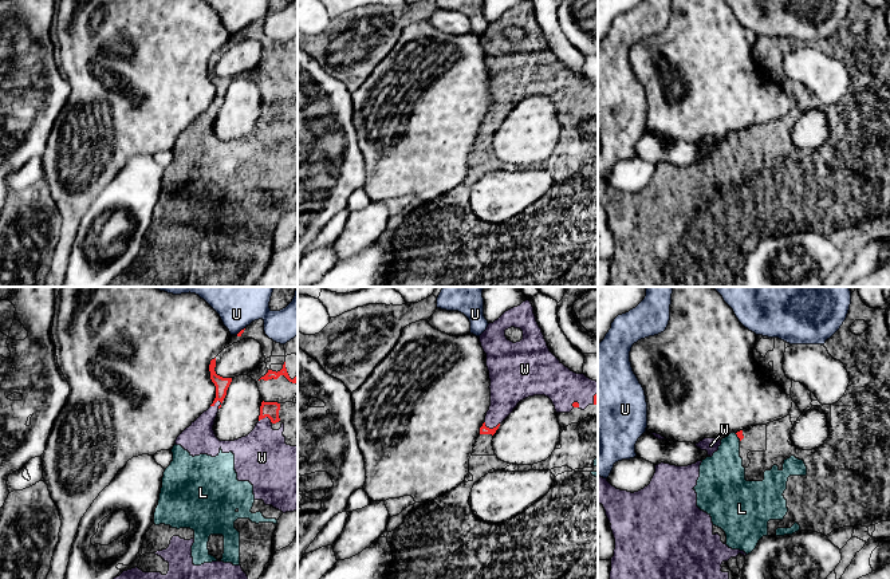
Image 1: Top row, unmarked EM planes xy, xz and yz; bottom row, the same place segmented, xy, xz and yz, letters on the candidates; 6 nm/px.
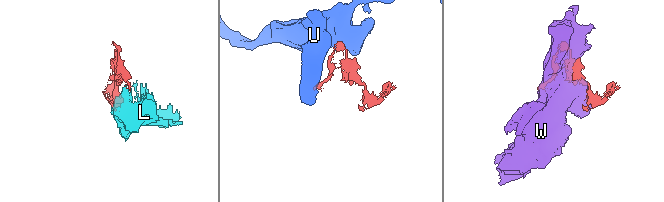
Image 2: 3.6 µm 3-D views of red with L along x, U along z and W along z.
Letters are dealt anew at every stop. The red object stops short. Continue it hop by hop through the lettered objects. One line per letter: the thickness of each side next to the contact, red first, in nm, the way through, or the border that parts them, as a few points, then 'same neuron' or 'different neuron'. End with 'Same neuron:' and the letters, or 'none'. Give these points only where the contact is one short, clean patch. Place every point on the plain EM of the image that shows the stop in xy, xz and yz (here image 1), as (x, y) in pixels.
L: 40/260 nm | same neuron
U: 20/190 nm | along xy (244, 27), (236, 34) | different neuron
W: 50/190 nm | same neuron
Same neuron: L, W

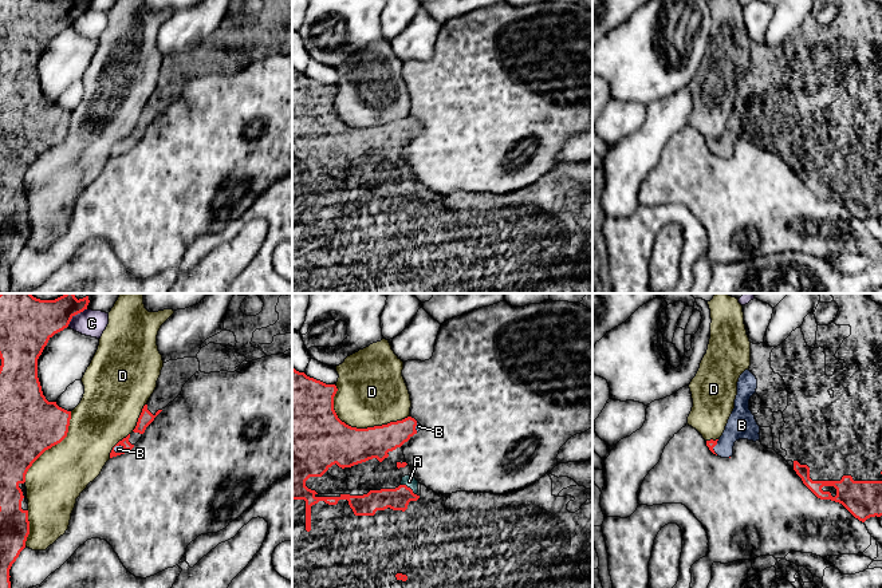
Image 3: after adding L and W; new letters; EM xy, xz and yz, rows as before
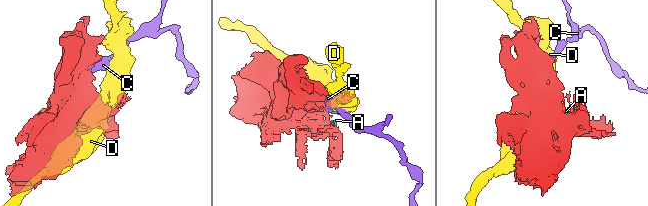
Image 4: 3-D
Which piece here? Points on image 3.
A: 140/70 nm | same neuron
B: 50/50 nm | same neuron
C: 260/160 nm | along xy (87, 8), (78, 12), (67, 26) | different neuron
D: 360/420 nm | different neuron
Same neuron: A, B

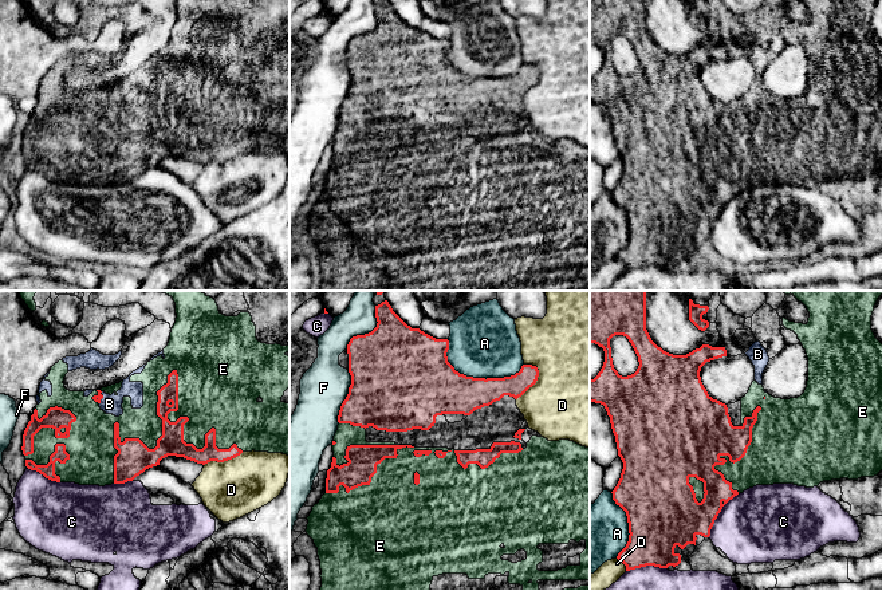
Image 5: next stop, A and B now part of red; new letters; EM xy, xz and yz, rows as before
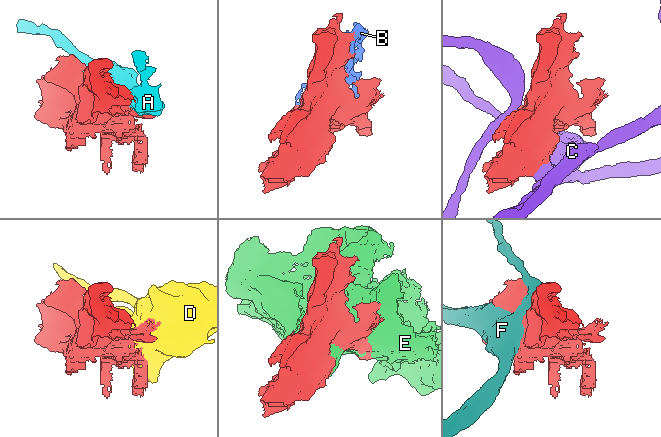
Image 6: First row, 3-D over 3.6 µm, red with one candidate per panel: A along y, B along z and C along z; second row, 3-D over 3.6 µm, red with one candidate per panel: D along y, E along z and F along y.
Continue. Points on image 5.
A: 320/420 nm | different neuron
B: 50/110 nm | same neuron
C: 320/440 nm | different neuron
D: 140/480 nm | different neuron
E: 110/380 nm | same neuron
F: 500/190 nm | different neuron
Same neuron: B, E

